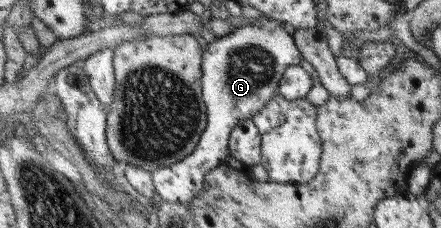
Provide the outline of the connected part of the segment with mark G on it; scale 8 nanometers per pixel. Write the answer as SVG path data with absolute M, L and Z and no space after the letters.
M268 16L254 21L243 21L242 24L234 23L234 29L224 36L217 39L208 37L204 40L201 80L209 115L207 128L193 154L174 166L164 167L153 172L153 183L163 200L171 203L191 204L198 198L201 191L205 189L206 176L231 156L229 144L233 131L241 125L242 121L252 119L253 115L269 105L276 96L274 93L276 93L276 89L279 89L282 78L285 77L285 71L293 65L300 65L303 58L303 53L298 47L295 37L284 29L283 22L272 20Z

